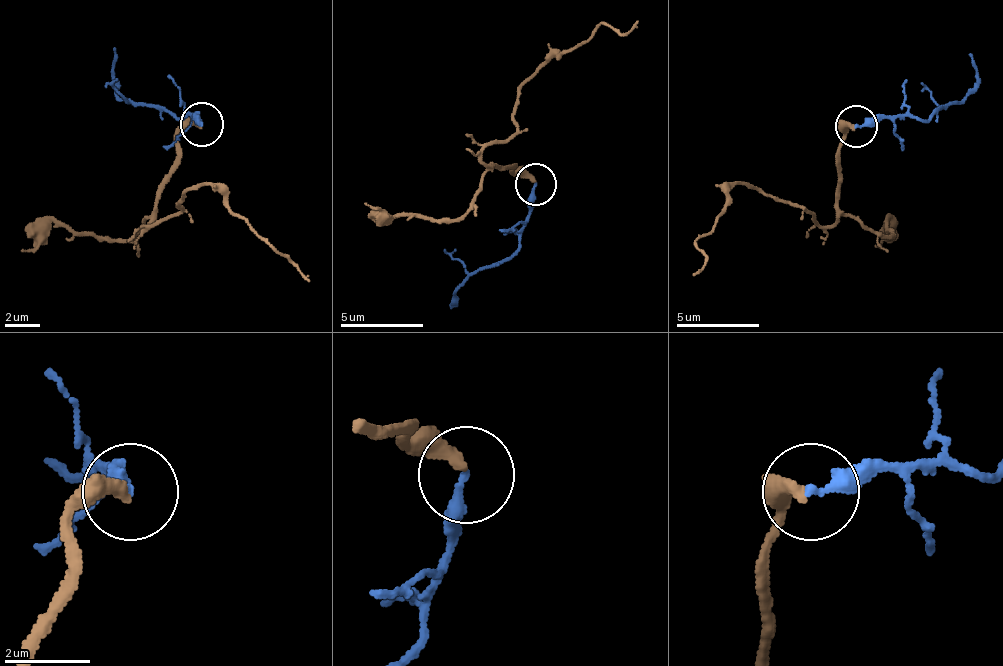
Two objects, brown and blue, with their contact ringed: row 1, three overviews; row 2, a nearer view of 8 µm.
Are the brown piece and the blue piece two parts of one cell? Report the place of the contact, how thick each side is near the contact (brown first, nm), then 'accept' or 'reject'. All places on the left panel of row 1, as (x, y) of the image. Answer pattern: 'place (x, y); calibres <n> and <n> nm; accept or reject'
place (202, 124); calibres 360 and 280 nm; reject

